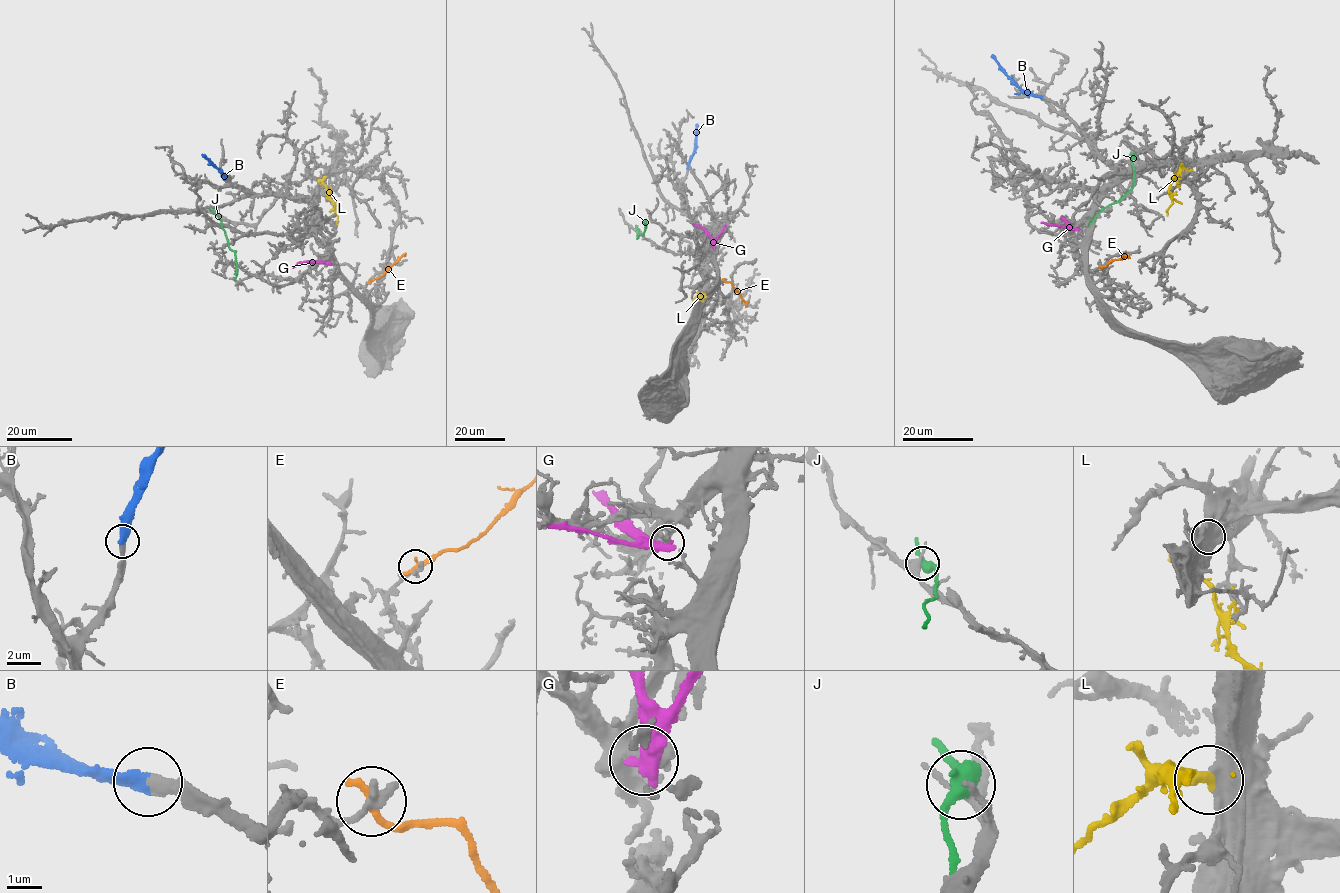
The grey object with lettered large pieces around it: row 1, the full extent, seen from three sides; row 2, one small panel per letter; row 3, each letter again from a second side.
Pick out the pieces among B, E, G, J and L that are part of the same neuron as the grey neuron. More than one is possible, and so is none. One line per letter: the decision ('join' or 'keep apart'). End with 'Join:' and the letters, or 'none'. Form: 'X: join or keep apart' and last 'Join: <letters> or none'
B: join
E: keep apart
G: keep apart
J: keep apart
L: join
Join: B, L

